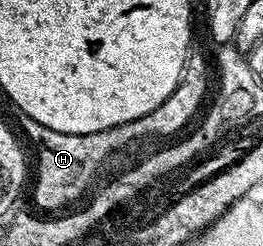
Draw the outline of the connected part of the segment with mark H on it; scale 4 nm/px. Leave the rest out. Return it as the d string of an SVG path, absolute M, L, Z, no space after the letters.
M194 49L186 56L186 67L182 70L176 89L172 89L170 96L159 107L131 123L109 127L96 133L56 133L56 129L48 129L48 125L40 125L40 121L26 119L22 131L38 150L38 172L35 175L33 172L32 175L35 205L43 207L46 211L42 211L46 213L58 213L66 209L61 207L68 206L73 199L78 199L85 193L86 186L105 165L109 155L132 146L137 139L150 139L153 135L174 135L182 130L185 132L195 122L194 114L201 109L205 99L206 59L198 49Z

